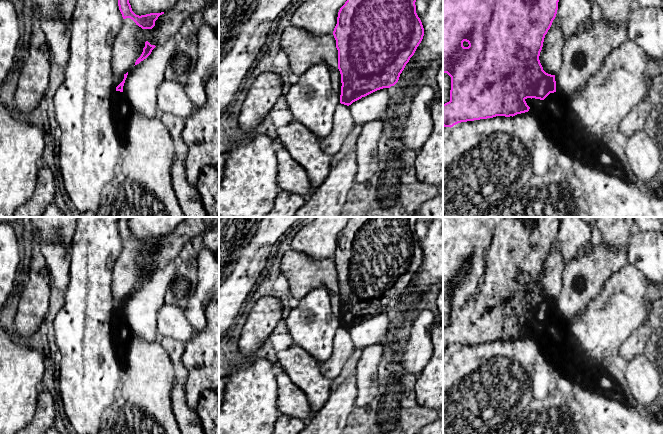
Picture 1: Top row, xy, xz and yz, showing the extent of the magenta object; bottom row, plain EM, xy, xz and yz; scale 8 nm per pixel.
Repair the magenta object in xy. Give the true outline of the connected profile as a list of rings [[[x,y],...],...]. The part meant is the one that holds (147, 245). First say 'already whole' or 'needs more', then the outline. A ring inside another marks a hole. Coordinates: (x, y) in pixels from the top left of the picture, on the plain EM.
already whole; [[[120,217],[118,220],[118,230],[122,238],[123,243],[130,242],[136,249],[142,253],[152,253],[155,250],[155,245],[164,236],[161,237],[150,237],[146,239],[136,239],[131,232],[129,227],[129,217]]]

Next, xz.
already whole; [[[349,217],[347,225],[338,236],[337,248],[333,255],[333,259],[336,264],[336,272],[338,274],[338,293],[341,298],[342,307],[340,319],[341,328],[349,330],[362,321],[383,312],[390,312],[398,306],[400,298],[404,294],[410,282],[414,279],[424,260],[422,246],[416,237],[415,226],[417,219],[418,217]]]

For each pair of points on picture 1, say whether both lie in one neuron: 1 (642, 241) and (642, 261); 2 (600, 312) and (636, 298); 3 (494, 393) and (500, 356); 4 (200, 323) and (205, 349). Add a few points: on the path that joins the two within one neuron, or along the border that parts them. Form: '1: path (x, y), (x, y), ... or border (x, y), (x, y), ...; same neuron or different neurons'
1: path (642, 246), (642, 256); same neuron
2: path (609, 312), (616, 312), (627, 301); same neuron
3: path (494, 384), (494, 365); same neuron
4: border (207, 306), (205, 310), (206, 325), (196, 332); different neurons

